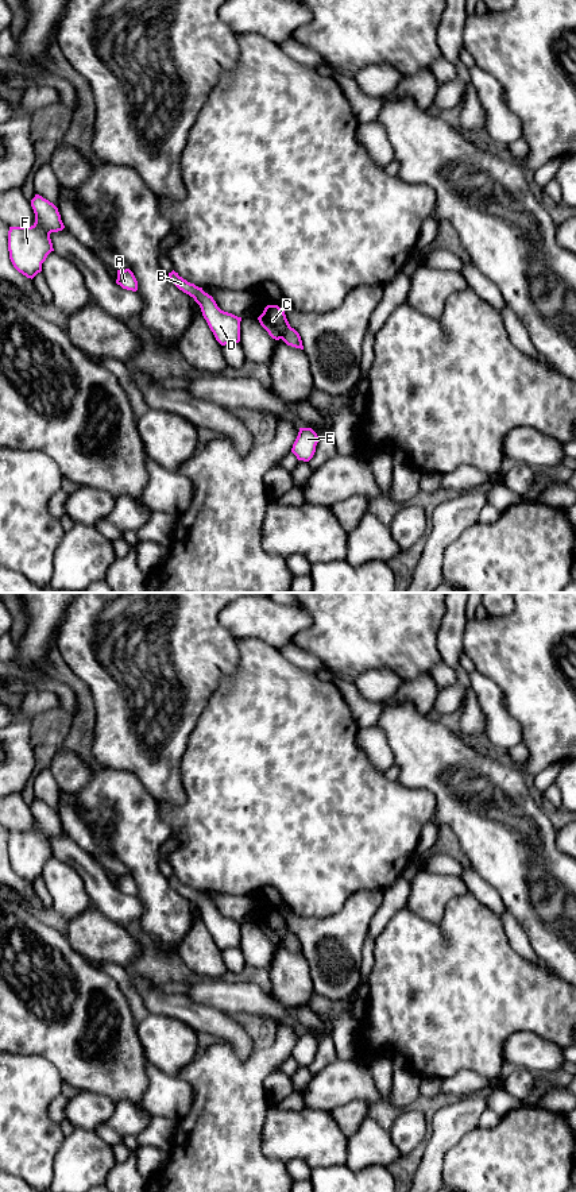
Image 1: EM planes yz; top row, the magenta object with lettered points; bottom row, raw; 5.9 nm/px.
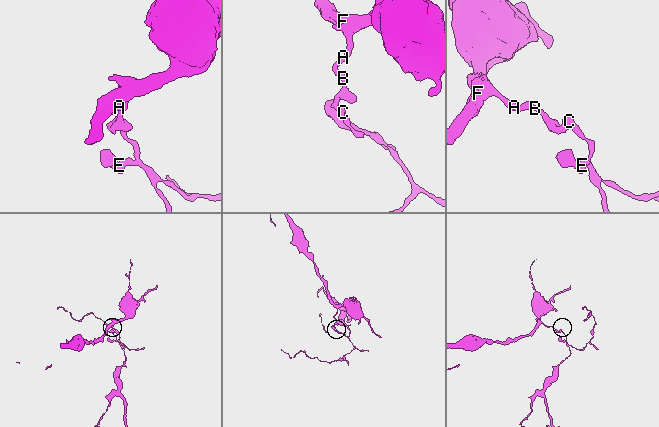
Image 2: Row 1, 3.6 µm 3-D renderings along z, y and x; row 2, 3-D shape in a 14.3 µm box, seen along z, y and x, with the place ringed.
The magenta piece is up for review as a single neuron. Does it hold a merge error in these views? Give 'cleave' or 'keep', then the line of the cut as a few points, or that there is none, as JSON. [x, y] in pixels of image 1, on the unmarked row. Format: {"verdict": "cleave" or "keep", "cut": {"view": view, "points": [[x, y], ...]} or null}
{"verdict": "cleave", "cut": {"view": "yz", "points": [[289, 930], [279, 942]]}}

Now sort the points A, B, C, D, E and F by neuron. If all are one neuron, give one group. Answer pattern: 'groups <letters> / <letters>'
groups A B C D F / E

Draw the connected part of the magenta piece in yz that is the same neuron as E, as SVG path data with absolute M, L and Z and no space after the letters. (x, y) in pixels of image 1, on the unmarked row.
M299 1033L291 1057L298 1065L309 1066L316 1057L317 1048L318 1041L312 1033Z

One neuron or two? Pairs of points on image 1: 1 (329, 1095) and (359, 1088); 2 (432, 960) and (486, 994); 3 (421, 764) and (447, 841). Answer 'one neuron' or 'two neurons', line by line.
1: one neuron
2: one neuron
3: two neurons

